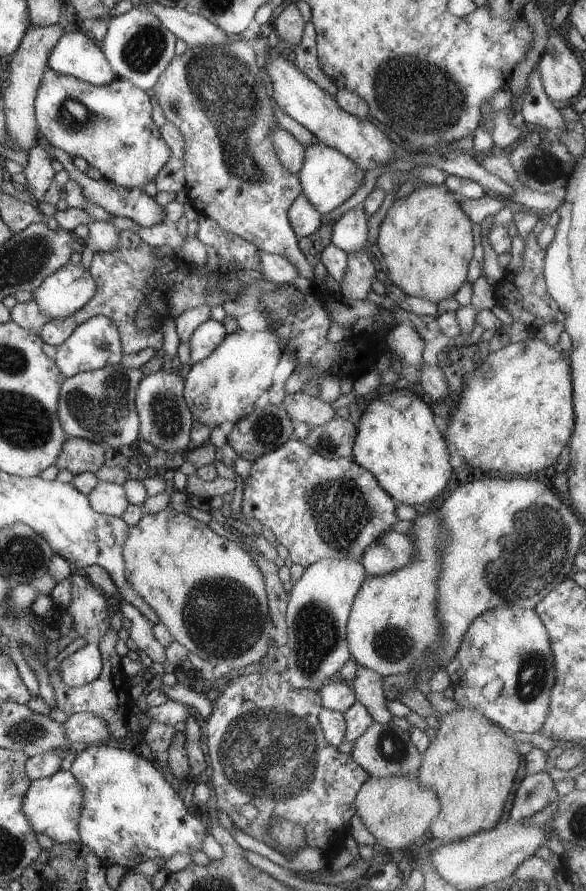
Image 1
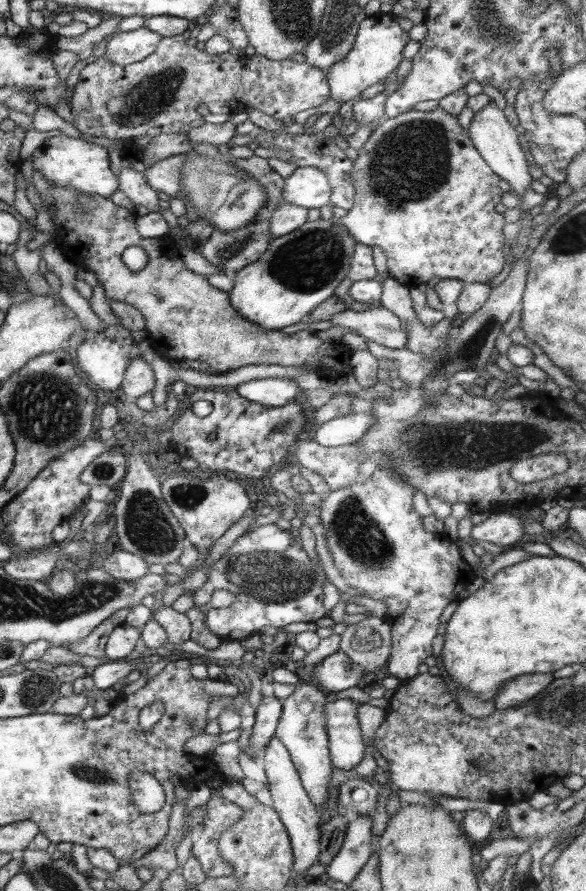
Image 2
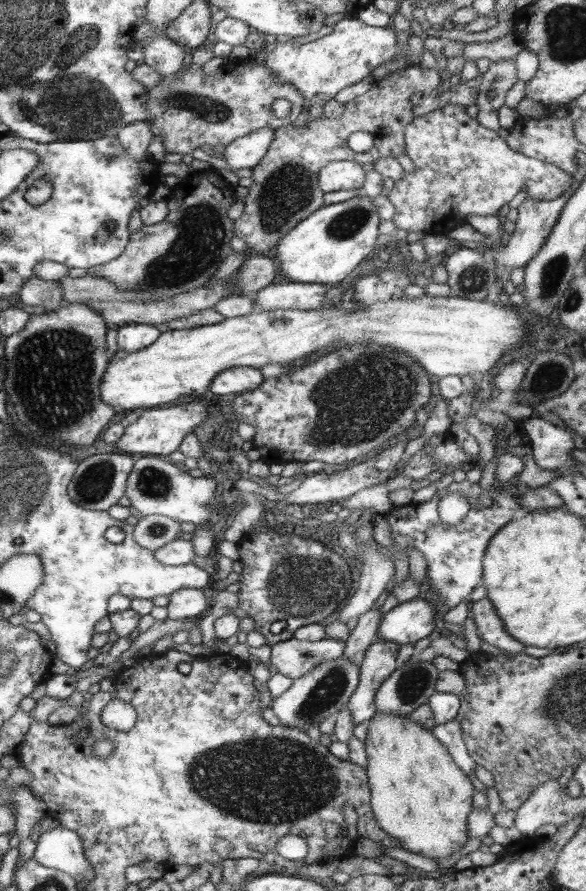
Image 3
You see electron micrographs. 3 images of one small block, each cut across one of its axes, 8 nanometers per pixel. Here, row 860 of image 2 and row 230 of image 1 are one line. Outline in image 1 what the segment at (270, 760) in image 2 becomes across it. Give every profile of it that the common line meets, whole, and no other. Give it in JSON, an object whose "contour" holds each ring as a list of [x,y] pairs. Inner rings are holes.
{"contour":[[[300,193],[287,210],[287,217],[297,237],[310,236],[322,226],[323,214],[308,200],[304,193]]]}

